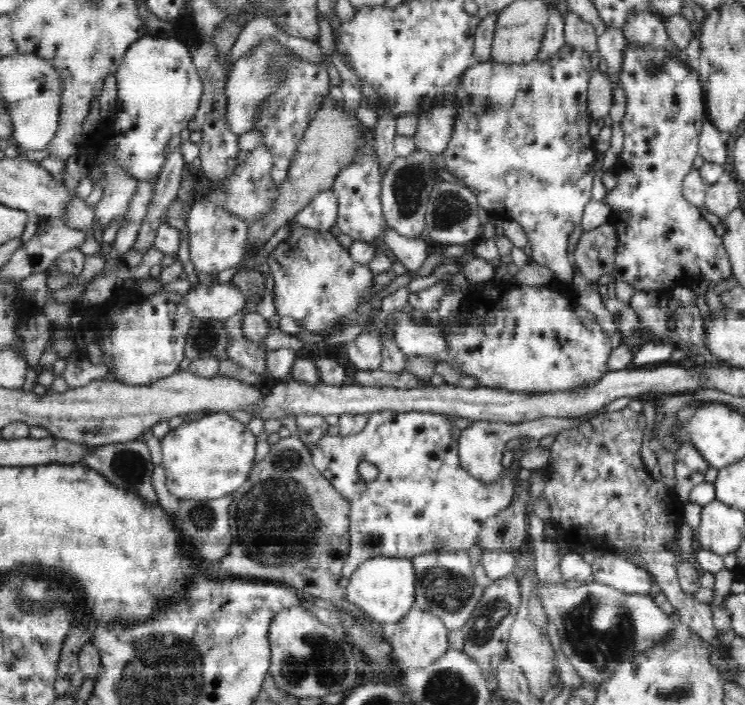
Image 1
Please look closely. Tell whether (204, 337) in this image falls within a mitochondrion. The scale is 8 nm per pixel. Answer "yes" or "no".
yes

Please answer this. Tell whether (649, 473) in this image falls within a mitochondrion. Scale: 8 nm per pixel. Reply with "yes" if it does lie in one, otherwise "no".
no

